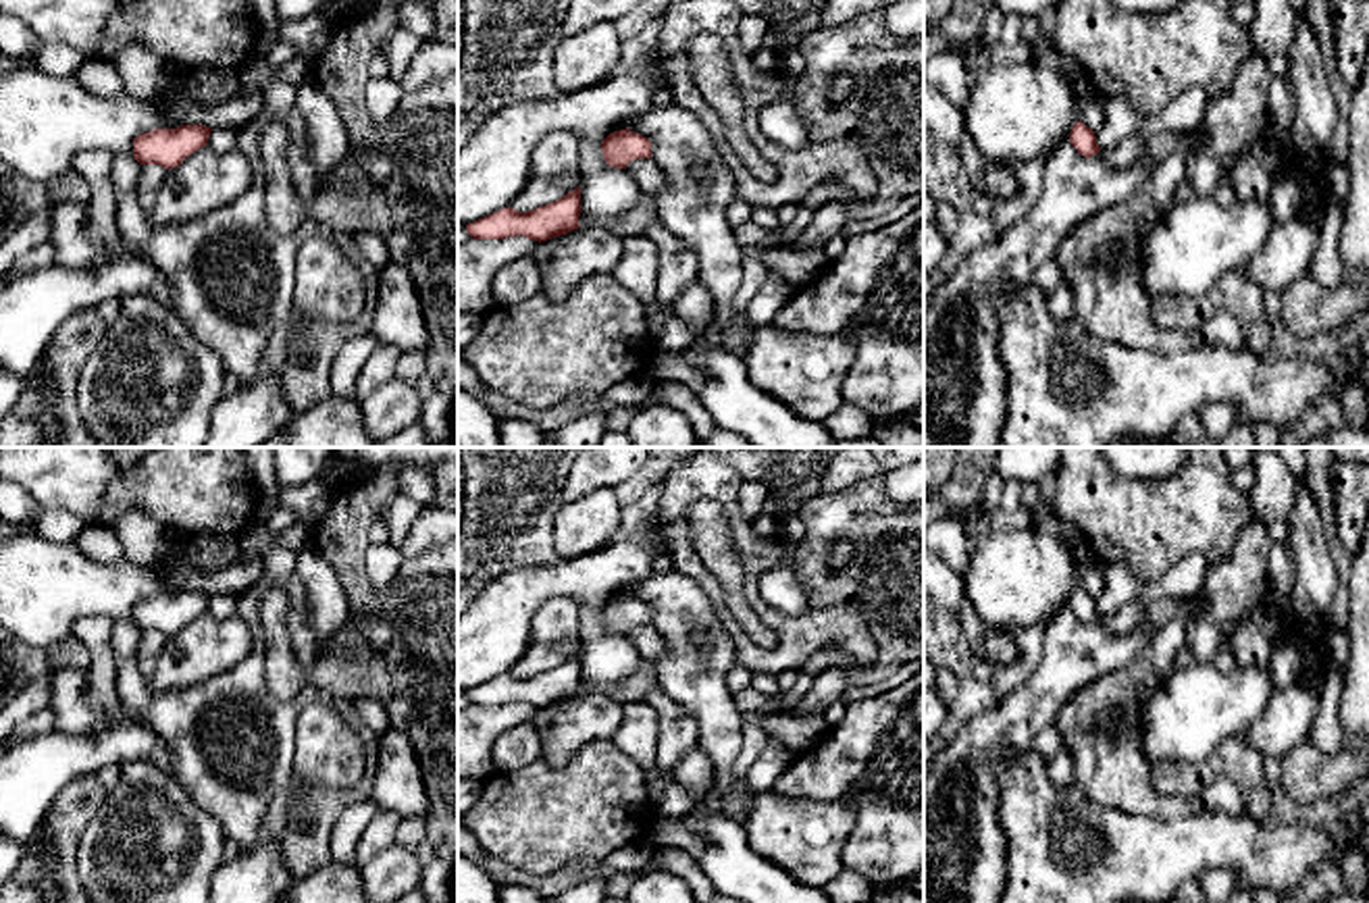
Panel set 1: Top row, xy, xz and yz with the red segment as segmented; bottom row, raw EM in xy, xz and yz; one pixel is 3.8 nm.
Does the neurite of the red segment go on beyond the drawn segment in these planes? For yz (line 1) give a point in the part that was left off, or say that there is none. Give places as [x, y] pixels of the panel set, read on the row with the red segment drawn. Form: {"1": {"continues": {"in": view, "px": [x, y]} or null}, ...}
{"1": {"continues": null}}

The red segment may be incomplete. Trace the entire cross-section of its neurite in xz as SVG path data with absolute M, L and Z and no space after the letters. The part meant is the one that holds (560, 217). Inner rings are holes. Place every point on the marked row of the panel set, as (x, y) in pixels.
M576 187L564 198L528 212L518 212L510 206L501 208L485 218L468 223L466 231L474 239L506 239L522 235L541 243L578 229L580 212L580 187Z

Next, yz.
M1082 121L1074 123L1069 131L1069 141L1078 150L1078 154L1090 158L1101 152L1094 131L1086 127Z

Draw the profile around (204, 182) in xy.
M204 146L169 171L148 218L179 225L210 214L243 196L252 179L252 164L237 148L216 152Z

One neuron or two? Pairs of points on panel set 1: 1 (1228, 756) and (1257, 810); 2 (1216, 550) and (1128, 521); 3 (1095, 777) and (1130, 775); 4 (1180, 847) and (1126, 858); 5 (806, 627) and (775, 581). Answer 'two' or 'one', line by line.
1: one
2: one
3: one
4: one
5: two

